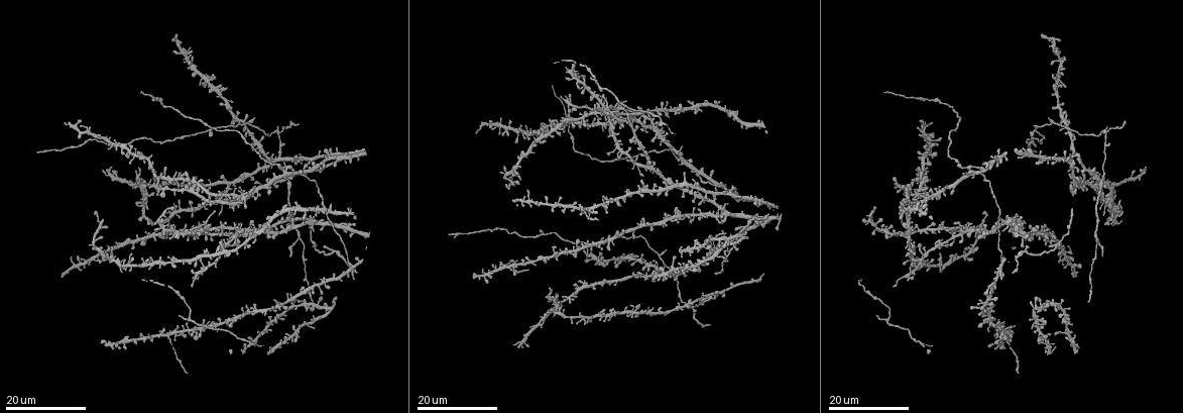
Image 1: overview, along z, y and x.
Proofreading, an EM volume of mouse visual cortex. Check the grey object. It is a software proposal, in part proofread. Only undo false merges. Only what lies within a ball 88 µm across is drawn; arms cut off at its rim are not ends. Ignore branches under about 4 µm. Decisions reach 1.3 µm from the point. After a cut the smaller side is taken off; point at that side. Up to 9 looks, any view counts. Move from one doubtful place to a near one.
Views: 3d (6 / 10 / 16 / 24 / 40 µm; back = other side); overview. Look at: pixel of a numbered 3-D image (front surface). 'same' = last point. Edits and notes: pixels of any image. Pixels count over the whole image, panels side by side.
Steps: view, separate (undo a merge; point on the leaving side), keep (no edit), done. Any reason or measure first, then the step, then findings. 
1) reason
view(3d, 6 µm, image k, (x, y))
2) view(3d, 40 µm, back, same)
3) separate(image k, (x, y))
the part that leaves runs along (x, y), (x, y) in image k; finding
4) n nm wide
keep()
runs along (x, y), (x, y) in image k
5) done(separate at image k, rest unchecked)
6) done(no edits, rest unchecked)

arms run side by side
view(3d, 24 µm, image 1, (919, 261))

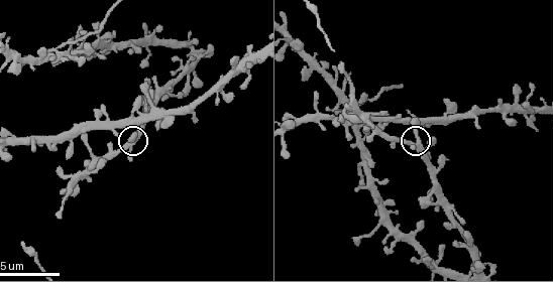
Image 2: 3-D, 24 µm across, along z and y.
view(3d, 10 µm, image 2, (416, 139))

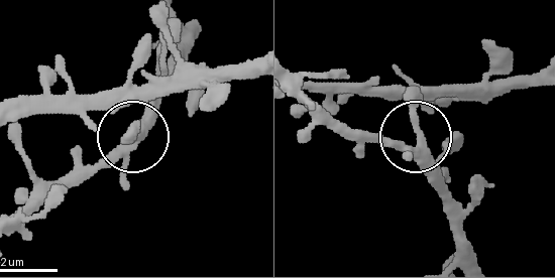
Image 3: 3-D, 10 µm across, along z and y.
310 nm wide
keep()
all the same neuron

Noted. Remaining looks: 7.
view(3d, 16 µm, image 1, (283, 172))

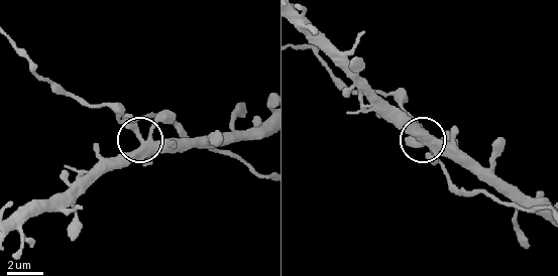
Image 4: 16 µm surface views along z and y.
view(3d, 10 µm, image 4, (423, 143))

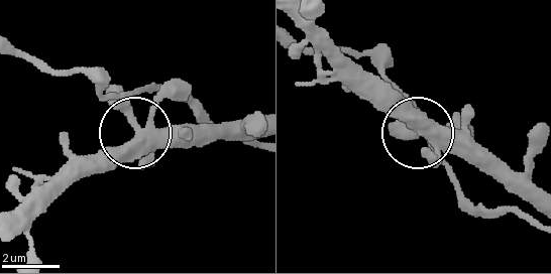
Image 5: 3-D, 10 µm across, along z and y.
view(3d, 6 µm, image 5, (138, 129))

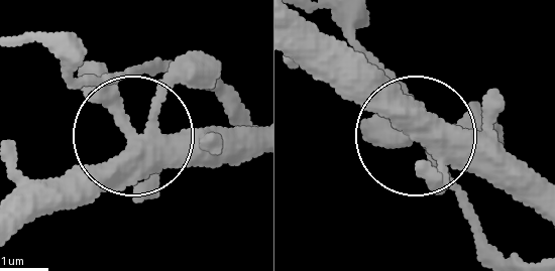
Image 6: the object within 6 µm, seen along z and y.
410 nm wide
keep()
one neuron here

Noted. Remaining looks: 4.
thin arm on a thick one
view(3d, 24 µm, image 1, (298, 239))

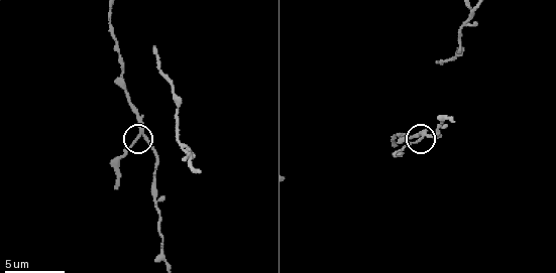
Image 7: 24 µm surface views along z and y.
view(3d, 6 µm, image 7, (422, 137))

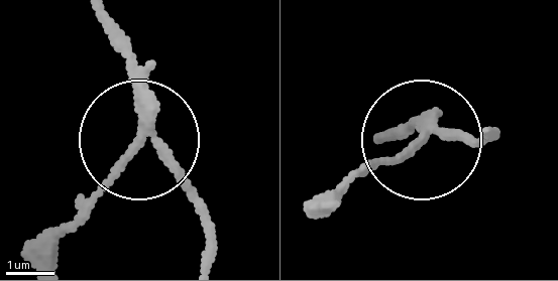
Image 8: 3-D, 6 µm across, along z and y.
3 arms
separate(image 8, (117, 163))
the part that leaves runs along (144, 111), (140, 143), (51, 263) in image 8; a second neuron is stuck on

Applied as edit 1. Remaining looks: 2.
three arms meet
view(3d, 16 µm, image 1, (1067, 254))

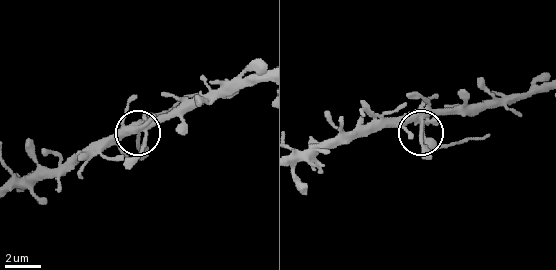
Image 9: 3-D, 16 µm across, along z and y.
view(3d, 10 µm, image 9, (140, 123))

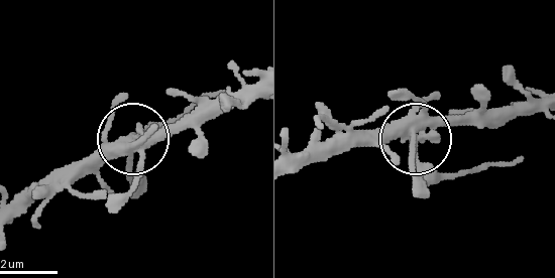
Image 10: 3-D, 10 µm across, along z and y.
separate(image 10, (171, 118))
the part that leaves runs along (421, 162), (455, 176), (518, 157) in image 10; a second neuron is stuck on

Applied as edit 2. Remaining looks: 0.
done(separate at image 8, separate at image 10, rest unchecked)

